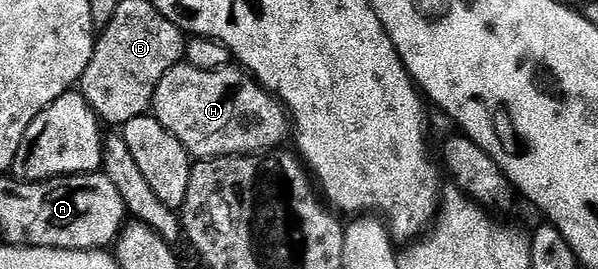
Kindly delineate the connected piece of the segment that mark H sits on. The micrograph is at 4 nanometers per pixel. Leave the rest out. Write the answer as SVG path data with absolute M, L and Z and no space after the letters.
M191 64L176 65L156 86L152 105L153 115L167 128L194 158L213 158L216 156L253 156L278 150L287 143L292 132L292 121L281 100L266 91L249 72L238 66L227 66L215 72L201 72Z

